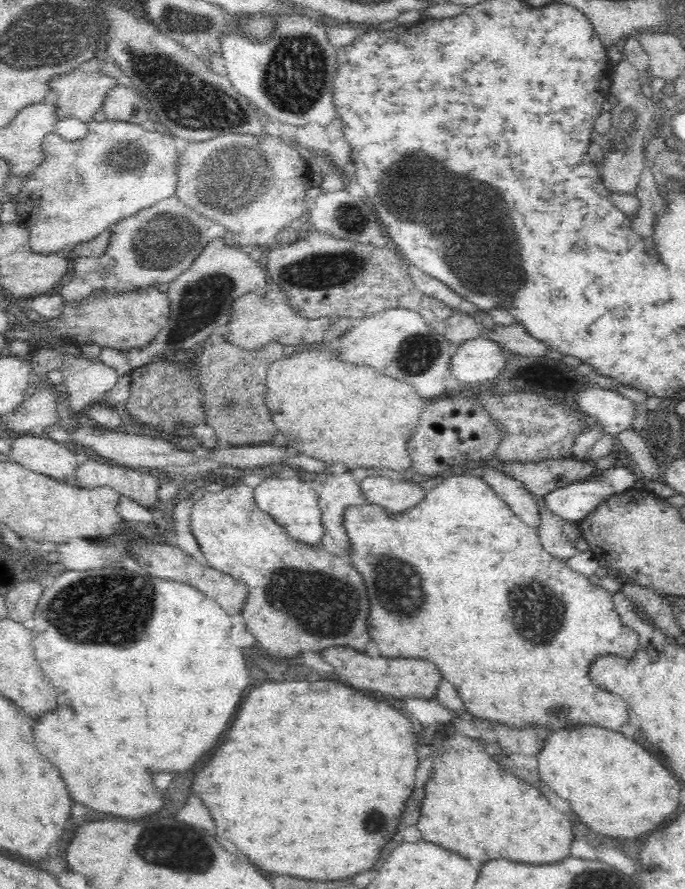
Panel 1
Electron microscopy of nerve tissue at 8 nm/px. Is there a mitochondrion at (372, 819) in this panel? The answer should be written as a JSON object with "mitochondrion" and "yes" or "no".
{"mitochondrion":"yes"}

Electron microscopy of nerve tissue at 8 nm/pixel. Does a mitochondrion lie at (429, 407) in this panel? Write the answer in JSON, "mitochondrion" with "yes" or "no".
{"mitochondrion":"no"}

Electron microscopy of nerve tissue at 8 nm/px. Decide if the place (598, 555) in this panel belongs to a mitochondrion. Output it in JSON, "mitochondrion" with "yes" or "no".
{"mitochondrion":"no"}

